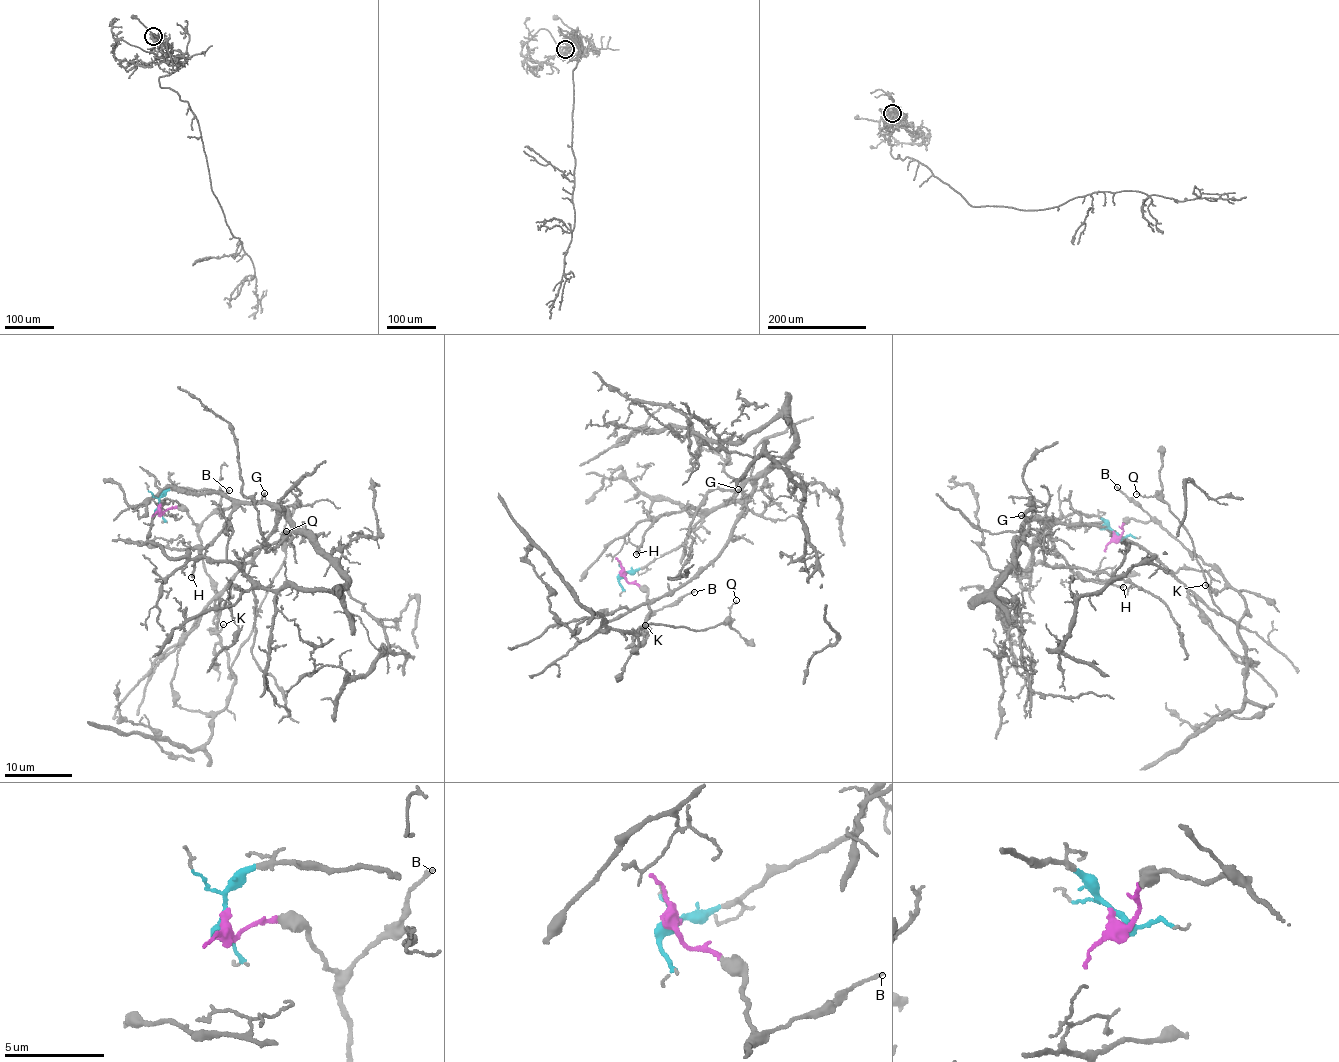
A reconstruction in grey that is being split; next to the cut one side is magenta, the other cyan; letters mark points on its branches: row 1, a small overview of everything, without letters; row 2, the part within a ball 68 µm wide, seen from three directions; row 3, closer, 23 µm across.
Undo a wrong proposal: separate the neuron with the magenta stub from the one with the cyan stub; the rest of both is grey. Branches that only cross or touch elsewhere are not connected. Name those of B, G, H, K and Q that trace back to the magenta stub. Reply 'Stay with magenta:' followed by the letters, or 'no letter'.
Stay with magenta: B, K, Q

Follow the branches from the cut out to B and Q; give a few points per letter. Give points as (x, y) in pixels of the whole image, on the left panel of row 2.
B: (158, 508), (162, 513), (186, 509), (193, 523), (199, 523), (215, 512), (229, 490)
Q: (158, 508), (186, 509), (196, 526), (233, 681), (230, 668), (285, 557), (286, 530)

